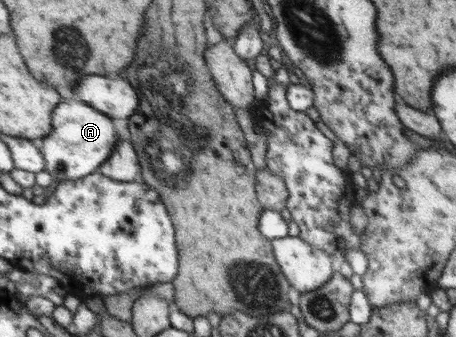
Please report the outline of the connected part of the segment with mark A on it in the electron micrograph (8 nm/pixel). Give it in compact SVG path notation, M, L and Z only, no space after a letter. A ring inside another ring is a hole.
M75 98L62 101L54 111L51 136L39 142L46 160L46 171L58 181L76 181L98 172L120 143L112 117Z

